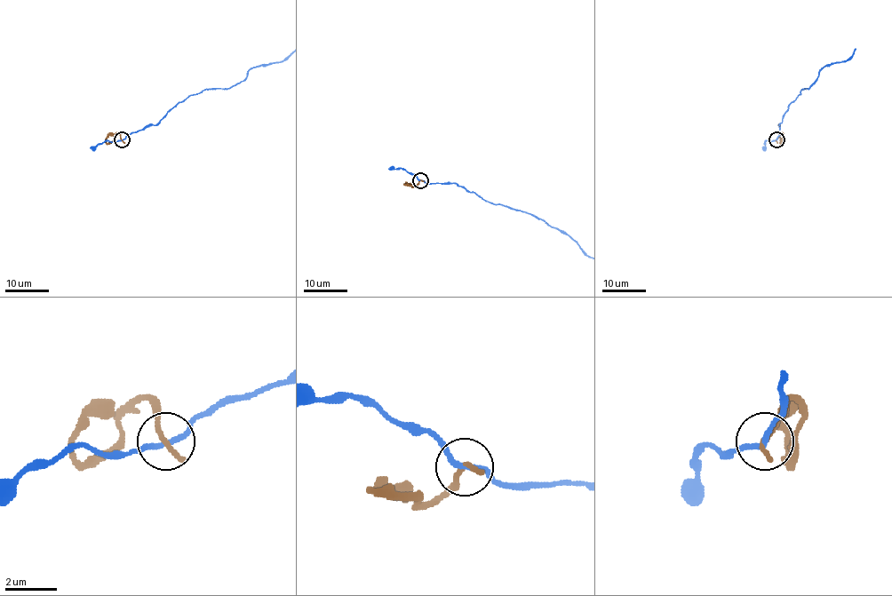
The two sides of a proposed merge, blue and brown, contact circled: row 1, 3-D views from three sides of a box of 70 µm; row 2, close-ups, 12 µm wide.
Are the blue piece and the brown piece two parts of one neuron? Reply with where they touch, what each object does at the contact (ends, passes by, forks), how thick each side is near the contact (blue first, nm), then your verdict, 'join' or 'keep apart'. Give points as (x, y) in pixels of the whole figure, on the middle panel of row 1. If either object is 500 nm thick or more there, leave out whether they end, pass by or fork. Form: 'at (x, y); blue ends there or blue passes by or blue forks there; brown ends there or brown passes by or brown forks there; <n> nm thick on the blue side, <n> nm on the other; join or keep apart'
at (420, 180); blue passes by; brown ends there; 190 nm thick on the blue side, 240 nm on the other; keep apart

